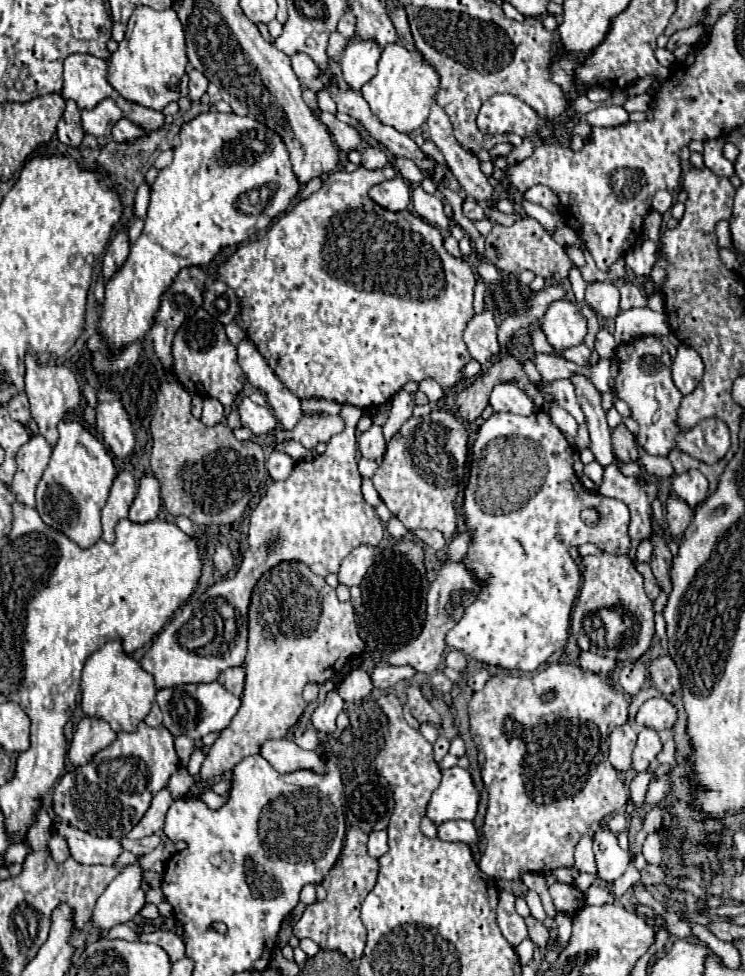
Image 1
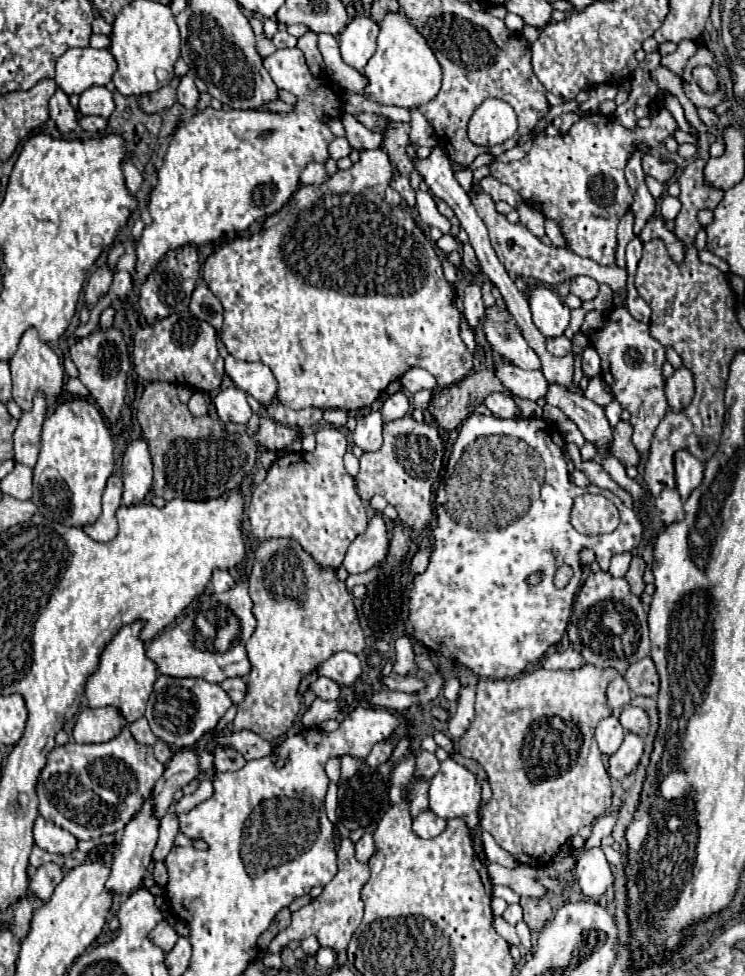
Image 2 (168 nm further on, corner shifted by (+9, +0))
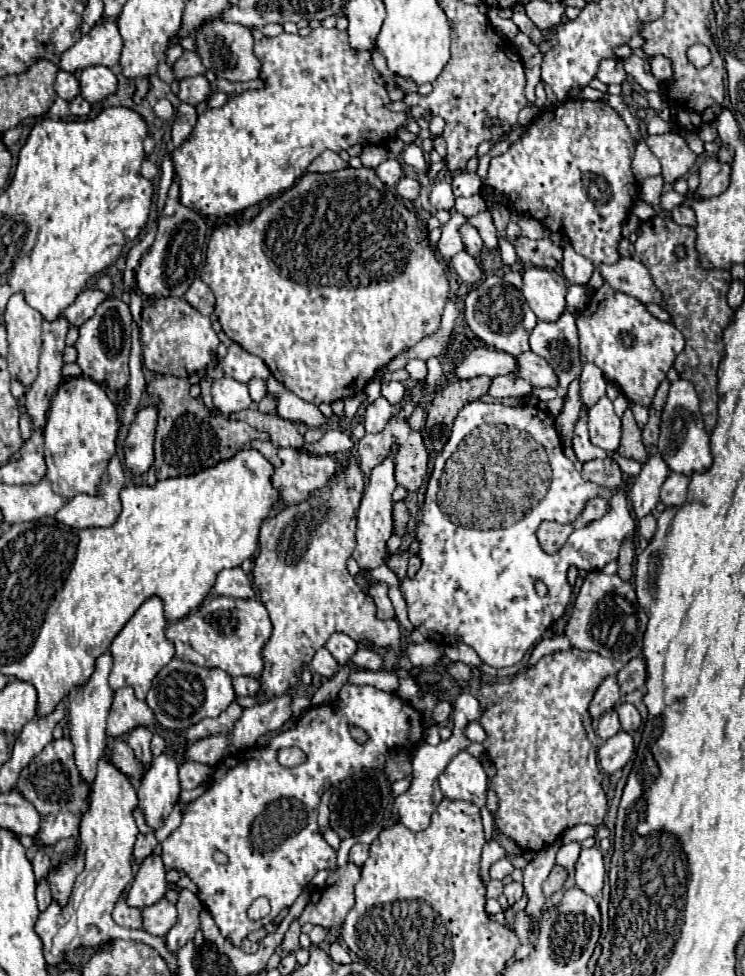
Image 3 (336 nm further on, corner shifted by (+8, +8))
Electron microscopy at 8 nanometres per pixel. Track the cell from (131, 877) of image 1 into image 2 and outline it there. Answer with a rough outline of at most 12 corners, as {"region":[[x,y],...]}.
{"region":[[153,797],[125,825],[107,887],[141,887],[159,837]]}

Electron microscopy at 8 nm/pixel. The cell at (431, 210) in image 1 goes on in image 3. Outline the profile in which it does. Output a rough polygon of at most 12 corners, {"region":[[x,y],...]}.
{"region":[[386,159],[376,167],[376,175],[392,187],[402,169],[396,159]]}

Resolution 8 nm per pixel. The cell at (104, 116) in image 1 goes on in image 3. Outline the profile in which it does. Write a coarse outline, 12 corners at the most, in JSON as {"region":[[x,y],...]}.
{"region":[[102,65],[80,73],[80,95],[96,105],[118,89]]}

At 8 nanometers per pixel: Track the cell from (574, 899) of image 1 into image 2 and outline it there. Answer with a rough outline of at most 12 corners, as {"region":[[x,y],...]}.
{"region":[[489,863],[493,885],[505,885],[517,895],[545,893],[535,881],[535,867],[507,869]]}

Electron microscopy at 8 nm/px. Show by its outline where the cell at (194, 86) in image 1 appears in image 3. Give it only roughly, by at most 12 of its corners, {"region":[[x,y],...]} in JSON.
{"region":[[204,75],[180,81],[178,97],[198,105],[208,97]]}

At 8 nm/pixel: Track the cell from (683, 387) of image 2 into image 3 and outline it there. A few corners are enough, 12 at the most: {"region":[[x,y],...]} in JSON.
{"region":[[686,379],[670,385],[658,451],[680,475],[708,471],[710,437]]}

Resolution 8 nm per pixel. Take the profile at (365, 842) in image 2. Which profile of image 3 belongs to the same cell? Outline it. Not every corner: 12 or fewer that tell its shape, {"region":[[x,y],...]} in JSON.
{"region":[[356,843],[350,849],[350,861],[362,867],[370,845]]}

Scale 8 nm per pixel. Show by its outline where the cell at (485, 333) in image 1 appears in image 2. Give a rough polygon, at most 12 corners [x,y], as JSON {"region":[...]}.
{"region":[[481,283],[465,285],[465,317],[471,329],[485,311]]}

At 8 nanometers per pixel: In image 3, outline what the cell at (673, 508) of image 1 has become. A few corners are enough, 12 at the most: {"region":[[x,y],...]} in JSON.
{"region":[[672,473],[662,485],[662,503],[680,507],[690,479]]}

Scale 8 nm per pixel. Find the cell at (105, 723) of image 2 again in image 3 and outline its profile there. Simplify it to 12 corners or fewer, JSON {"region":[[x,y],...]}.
{"region":[[132,687],[114,693],[106,735],[150,727],[154,713]]}

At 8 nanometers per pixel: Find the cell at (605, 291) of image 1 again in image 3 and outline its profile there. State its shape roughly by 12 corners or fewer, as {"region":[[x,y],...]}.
{"region":[[564,245],[562,271],[570,283],[586,285],[594,273],[592,261]]}

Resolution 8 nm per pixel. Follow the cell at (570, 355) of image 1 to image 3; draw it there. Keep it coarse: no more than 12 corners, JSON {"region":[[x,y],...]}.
{"region":[[566,311],[538,321],[530,349],[560,381],[562,397],[582,371],[578,329]]}

